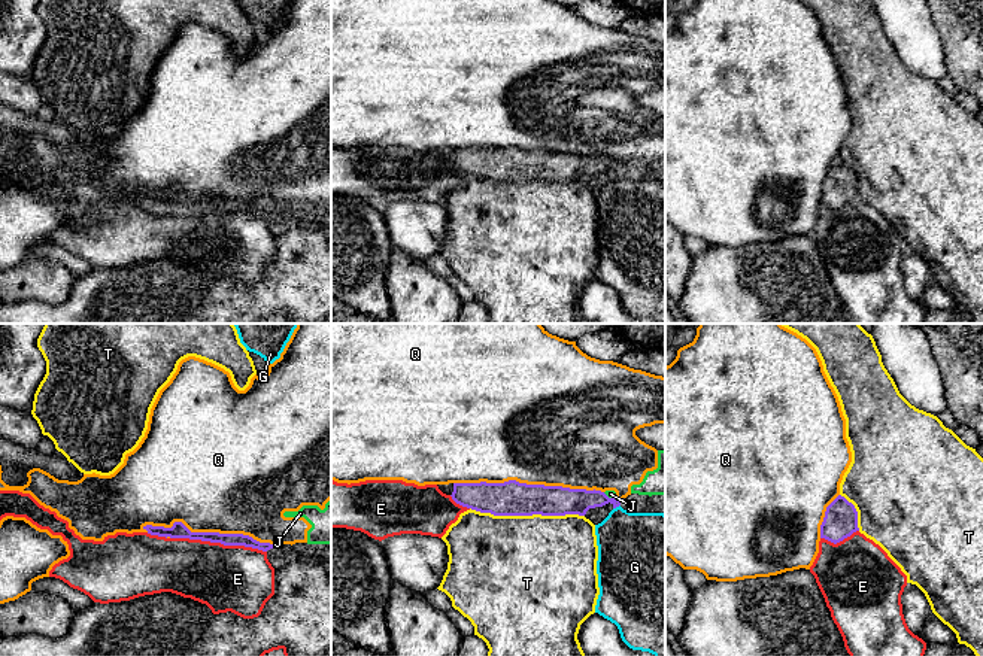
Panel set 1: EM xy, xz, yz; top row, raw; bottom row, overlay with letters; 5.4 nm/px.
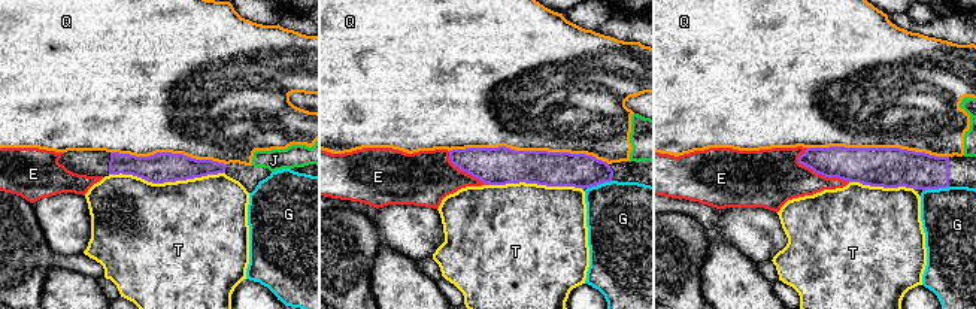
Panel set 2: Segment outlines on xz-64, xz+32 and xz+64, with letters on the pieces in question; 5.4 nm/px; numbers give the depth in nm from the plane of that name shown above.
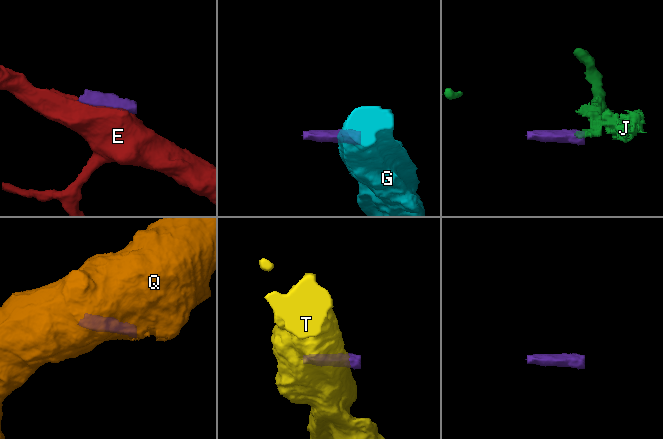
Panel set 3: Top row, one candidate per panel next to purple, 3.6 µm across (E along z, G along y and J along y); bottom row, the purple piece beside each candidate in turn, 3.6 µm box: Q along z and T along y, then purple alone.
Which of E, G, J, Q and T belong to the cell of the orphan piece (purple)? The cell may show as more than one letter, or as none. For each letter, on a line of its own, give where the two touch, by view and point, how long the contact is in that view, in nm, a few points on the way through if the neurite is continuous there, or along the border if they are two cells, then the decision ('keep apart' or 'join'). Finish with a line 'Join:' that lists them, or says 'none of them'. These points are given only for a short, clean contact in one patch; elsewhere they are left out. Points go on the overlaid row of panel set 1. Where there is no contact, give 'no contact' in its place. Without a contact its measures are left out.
E: xy (218, 541) | 550 nm | keep apart
G: xz (616, 506) | 50 nm | along xz (619, 504), (613, 509) | keep apart
J: xz (607, 497) | 80 nm | along xz (603, 492), (615, 498) | keep apart
Q: xz (528, 485) | 800 nm | keep apart
T: xz (527, 515) | 600 nm | keep apart
Join: none of them

